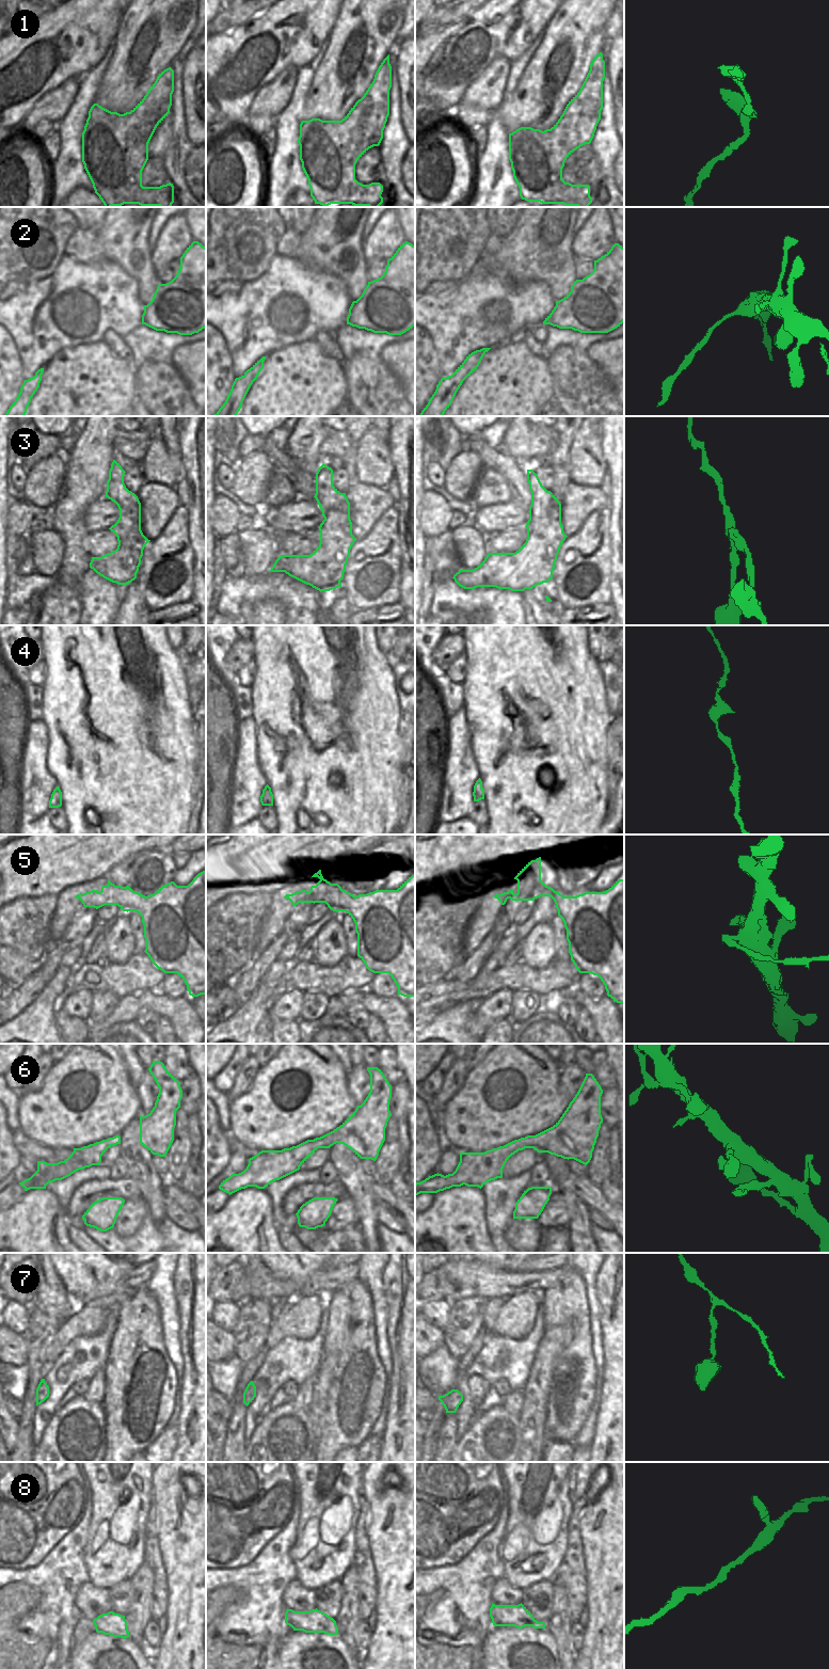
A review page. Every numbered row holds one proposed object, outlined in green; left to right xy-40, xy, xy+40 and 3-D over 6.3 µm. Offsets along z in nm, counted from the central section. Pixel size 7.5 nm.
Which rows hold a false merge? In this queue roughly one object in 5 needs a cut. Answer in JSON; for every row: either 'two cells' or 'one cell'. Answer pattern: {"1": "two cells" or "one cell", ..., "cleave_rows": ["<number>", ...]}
{"1": "one cell", "2": "two cells", "3": "two cells", "4": "one cell", "5": "two cells", "6": "one cell", "7": "one cell", "8": "one cell", "cleave_rows": ["2", "3", "5"]}

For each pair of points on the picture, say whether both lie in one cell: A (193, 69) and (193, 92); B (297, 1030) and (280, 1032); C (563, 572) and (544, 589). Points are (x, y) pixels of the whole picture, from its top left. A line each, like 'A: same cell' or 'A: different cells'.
A: same cell
B: same cell
C: different cells

